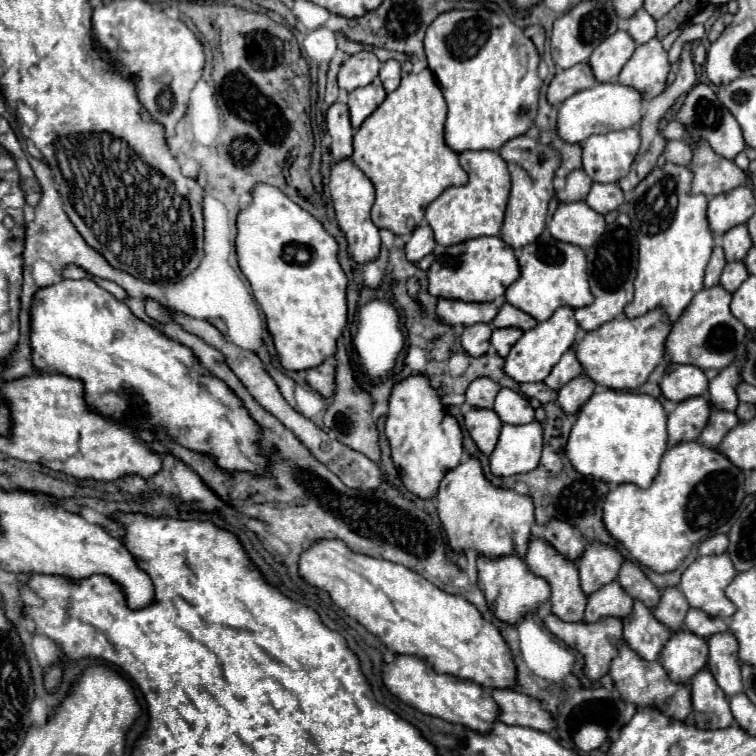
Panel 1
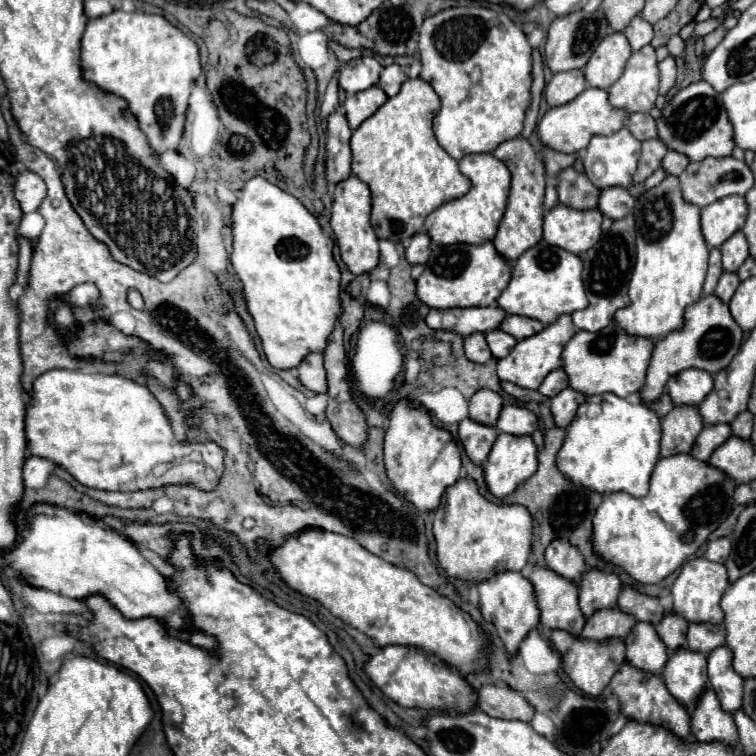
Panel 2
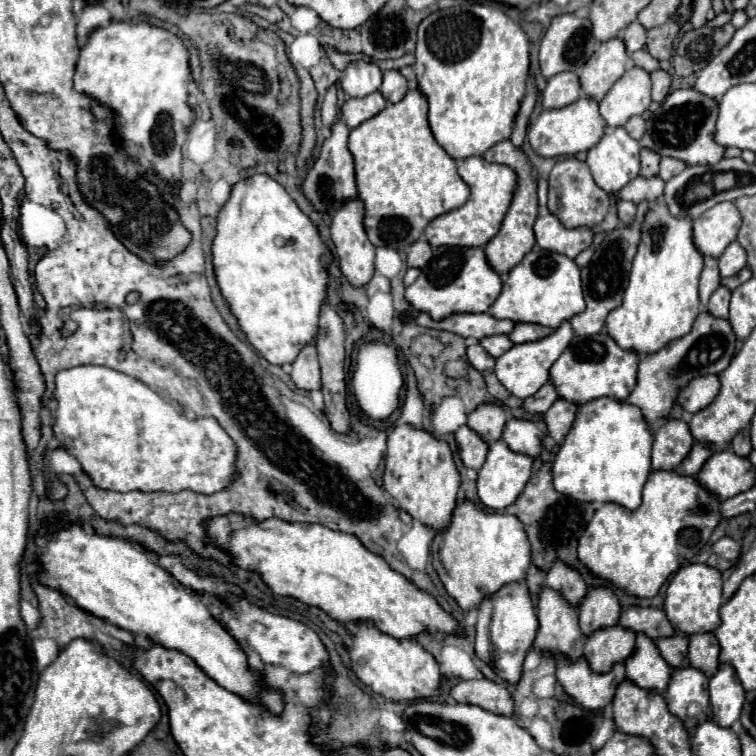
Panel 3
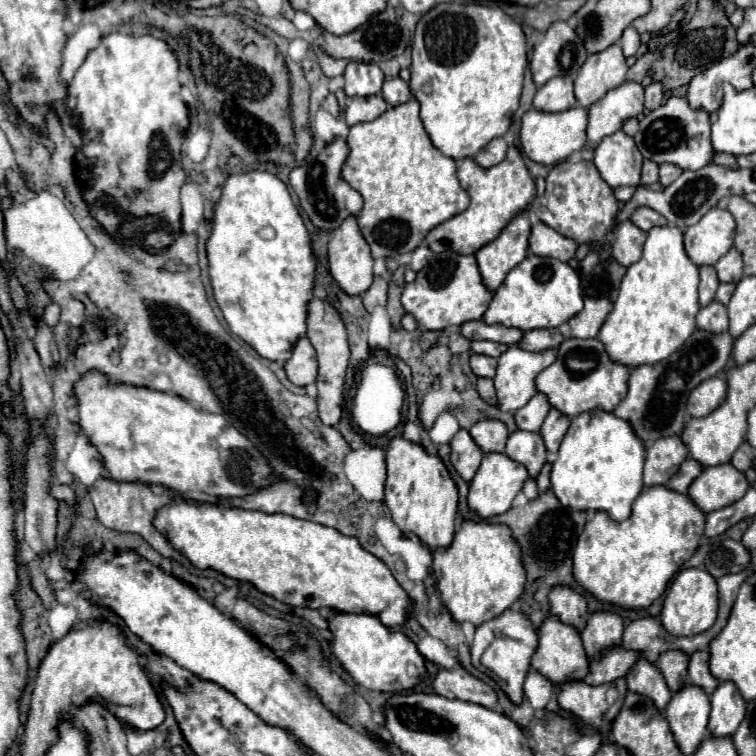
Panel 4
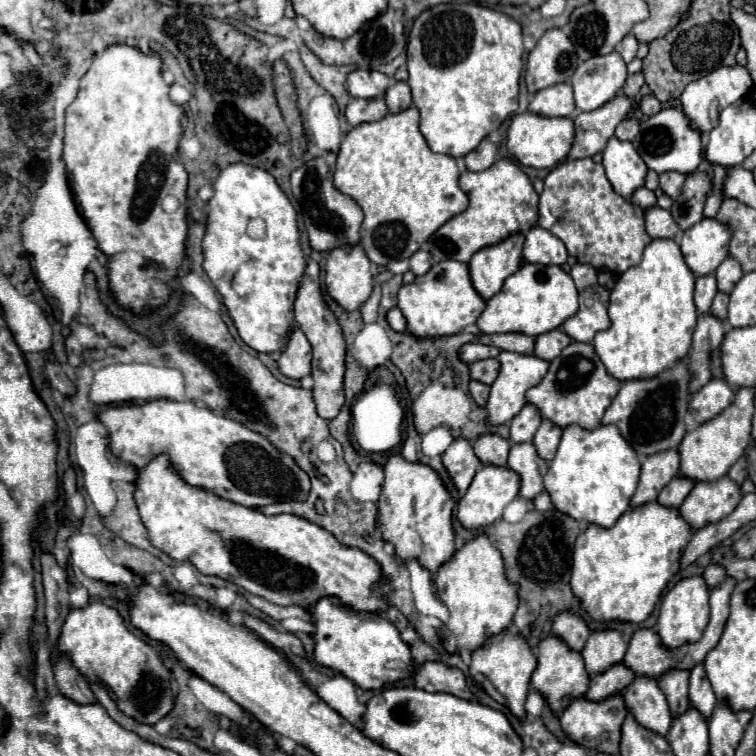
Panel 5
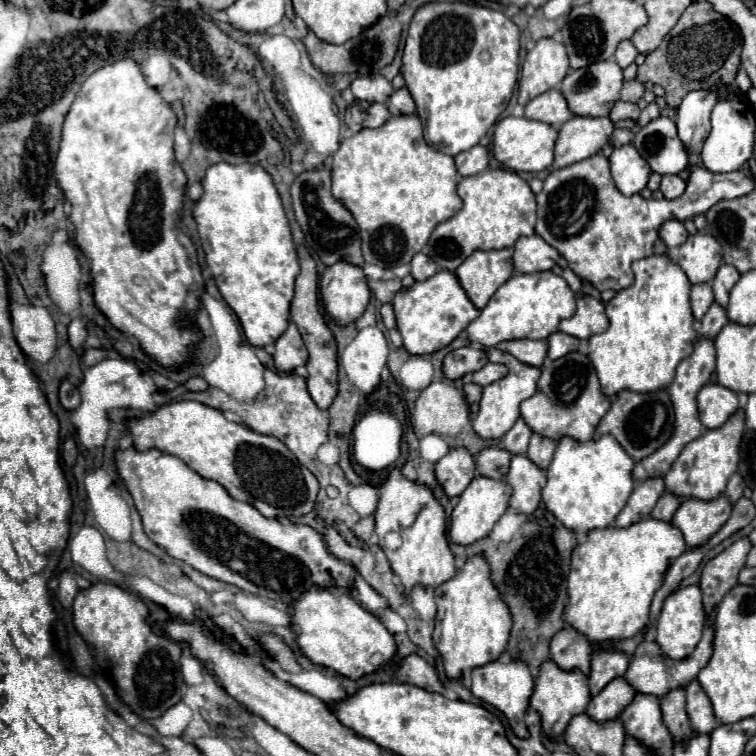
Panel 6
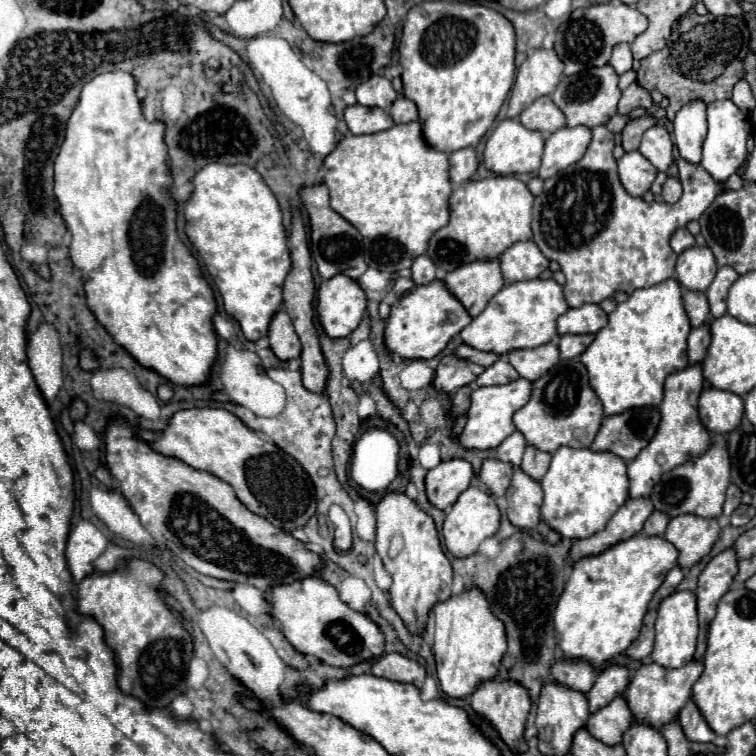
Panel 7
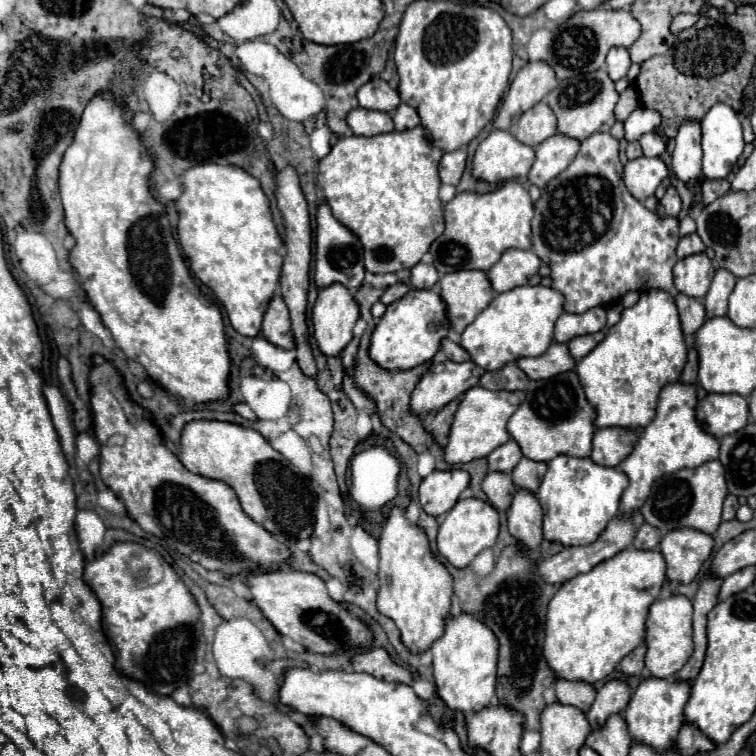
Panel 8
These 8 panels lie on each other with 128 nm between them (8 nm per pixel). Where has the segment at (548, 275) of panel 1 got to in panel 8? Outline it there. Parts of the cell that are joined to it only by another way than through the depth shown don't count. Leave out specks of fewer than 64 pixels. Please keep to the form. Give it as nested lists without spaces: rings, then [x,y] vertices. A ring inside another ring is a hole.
[[[516,286],[498,294],[486,310],[462,332],[460,346],[468,350],[472,362],[484,370],[498,370],[506,362],[516,362],[522,356],[540,356],[548,350],[554,338],[554,322],[564,312],[564,296],[554,288]]]

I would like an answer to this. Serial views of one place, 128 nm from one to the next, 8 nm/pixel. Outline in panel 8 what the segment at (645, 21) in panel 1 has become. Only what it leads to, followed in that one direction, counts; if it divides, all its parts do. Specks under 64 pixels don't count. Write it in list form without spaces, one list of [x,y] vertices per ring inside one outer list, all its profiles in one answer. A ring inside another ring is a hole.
[[[612,48],[608,52],[608,58],[606,58],[606,70],[610,74],[610,78],[616,82],[620,78],[624,78],[628,74],[628,68],[630,68],[632,60],[630,60],[630,54],[626,48]]]

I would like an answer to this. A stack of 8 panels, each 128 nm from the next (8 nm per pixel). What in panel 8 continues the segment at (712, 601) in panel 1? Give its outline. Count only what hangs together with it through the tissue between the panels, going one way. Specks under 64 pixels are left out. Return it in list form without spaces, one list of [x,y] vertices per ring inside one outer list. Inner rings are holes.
[[[670,596],[650,606],[646,620],[646,668],[652,676],[672,678],[692,656],[692,602],[686,596]]]

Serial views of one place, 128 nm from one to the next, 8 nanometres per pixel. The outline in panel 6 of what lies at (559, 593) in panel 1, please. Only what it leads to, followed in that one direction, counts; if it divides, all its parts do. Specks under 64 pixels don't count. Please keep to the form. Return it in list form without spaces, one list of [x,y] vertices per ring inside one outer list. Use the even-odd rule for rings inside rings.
[[[552,658],[544,660],[544,664],[538,670],[538,678],[534,684],[534,692],[530,698],[530,708],[540,712],[542,716],[542,730],[548,738],[560,738],[574,714],[580,714],[586,710],[590,700],[588,690],[588,676],[580,670],[562,670]]]

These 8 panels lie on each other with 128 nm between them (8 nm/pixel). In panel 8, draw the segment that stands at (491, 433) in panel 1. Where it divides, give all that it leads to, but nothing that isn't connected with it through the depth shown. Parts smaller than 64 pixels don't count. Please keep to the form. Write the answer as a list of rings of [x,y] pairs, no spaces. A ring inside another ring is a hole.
[[[434,470],[420,484],[420,504],[424,512],[432,516],[446,514],[458,500],[458,496],[468,488],[470,476],[466,470]]]

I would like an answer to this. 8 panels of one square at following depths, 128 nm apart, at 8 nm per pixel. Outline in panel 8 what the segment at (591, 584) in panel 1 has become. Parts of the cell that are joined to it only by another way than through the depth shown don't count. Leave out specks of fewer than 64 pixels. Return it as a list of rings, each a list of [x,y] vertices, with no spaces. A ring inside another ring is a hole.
[[[608,680],[596,692],[596,700],[590,706],[590,710],[586,712],[590,726],[592,728],[600,728],[600,724],[604,724],[604,720],[612,712],[622,712],[626,708],[628,700],[630,700],[628,684],[624,680]]]

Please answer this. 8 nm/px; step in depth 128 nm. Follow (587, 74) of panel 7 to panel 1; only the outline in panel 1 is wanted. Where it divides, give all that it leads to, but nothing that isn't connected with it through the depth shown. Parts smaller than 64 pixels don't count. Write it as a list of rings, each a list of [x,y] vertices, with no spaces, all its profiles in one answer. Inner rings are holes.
[[[618,30],[606,40],[602,40],[590,56],[590,64],[592,64],[596,80],[598,82],[616,80],[624,64],[634,54],[634,50],[636,50],[636,42],[624,30]]]

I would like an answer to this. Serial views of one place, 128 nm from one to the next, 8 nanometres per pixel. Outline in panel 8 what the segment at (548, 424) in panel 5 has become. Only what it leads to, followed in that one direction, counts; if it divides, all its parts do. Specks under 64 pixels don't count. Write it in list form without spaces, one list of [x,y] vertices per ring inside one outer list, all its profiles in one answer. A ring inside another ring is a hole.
[[[522,458],[518,462],[518,466],[512,470],[512,480],[518,488],[528,488],[528,490],[536,492],[544,472],[546,472],[546,462],[536,462],[536,460]]]

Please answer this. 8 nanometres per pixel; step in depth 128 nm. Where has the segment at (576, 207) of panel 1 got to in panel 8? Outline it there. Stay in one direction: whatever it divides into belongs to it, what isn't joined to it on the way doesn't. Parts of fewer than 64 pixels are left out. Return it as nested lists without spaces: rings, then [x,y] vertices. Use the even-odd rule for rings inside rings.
[[[506,250],[500,260],[488,270],[494,292],[506,292],[516,286],[528,284],[530,276],[538,274],[540,258],[532,250]]]

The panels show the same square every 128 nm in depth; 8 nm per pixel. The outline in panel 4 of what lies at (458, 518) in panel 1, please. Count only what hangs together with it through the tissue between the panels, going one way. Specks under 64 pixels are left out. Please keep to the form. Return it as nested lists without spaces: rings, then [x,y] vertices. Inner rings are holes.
[[[464,520],[460,524],[460,530],[454,534],[454,540],[446,548],[434,550],[434,578],[438,584],[438,590],[442,594],[442,600],[446,608],[450,610],[452,618],[456,622],[470,620],[474,626],[482,624],[484,620],[492,620],[506,608],[510,608],[518,596],[524,590],[526,584],[526,568],[522,564],[522,550],[516,538],[512,536],[512,530],[506,524],[490,524],[490,522],[474,522]]]

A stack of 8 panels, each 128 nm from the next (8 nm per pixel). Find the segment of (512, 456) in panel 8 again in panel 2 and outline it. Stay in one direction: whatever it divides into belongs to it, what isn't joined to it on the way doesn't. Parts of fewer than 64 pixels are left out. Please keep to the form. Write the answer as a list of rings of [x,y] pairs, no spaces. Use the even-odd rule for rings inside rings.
[[[556,368],[556,370],[552,370],[546,378],[544,378],[544,382],[540,384],[540,394],[544,394],[544,396],[548,396],[548,398],[554,398],[560,390],[564,390],[568,386],[568,374],[564,372],[564,368]]]

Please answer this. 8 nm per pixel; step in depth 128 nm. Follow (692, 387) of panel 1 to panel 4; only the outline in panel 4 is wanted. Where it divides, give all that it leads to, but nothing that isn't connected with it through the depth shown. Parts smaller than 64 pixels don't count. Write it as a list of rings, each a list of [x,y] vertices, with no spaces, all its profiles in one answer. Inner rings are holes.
[[[720,376],[708,378],[700,382],[688,396],[688,412],[690,416],[706,416],[716,410],[726,396],[726,382]]]

